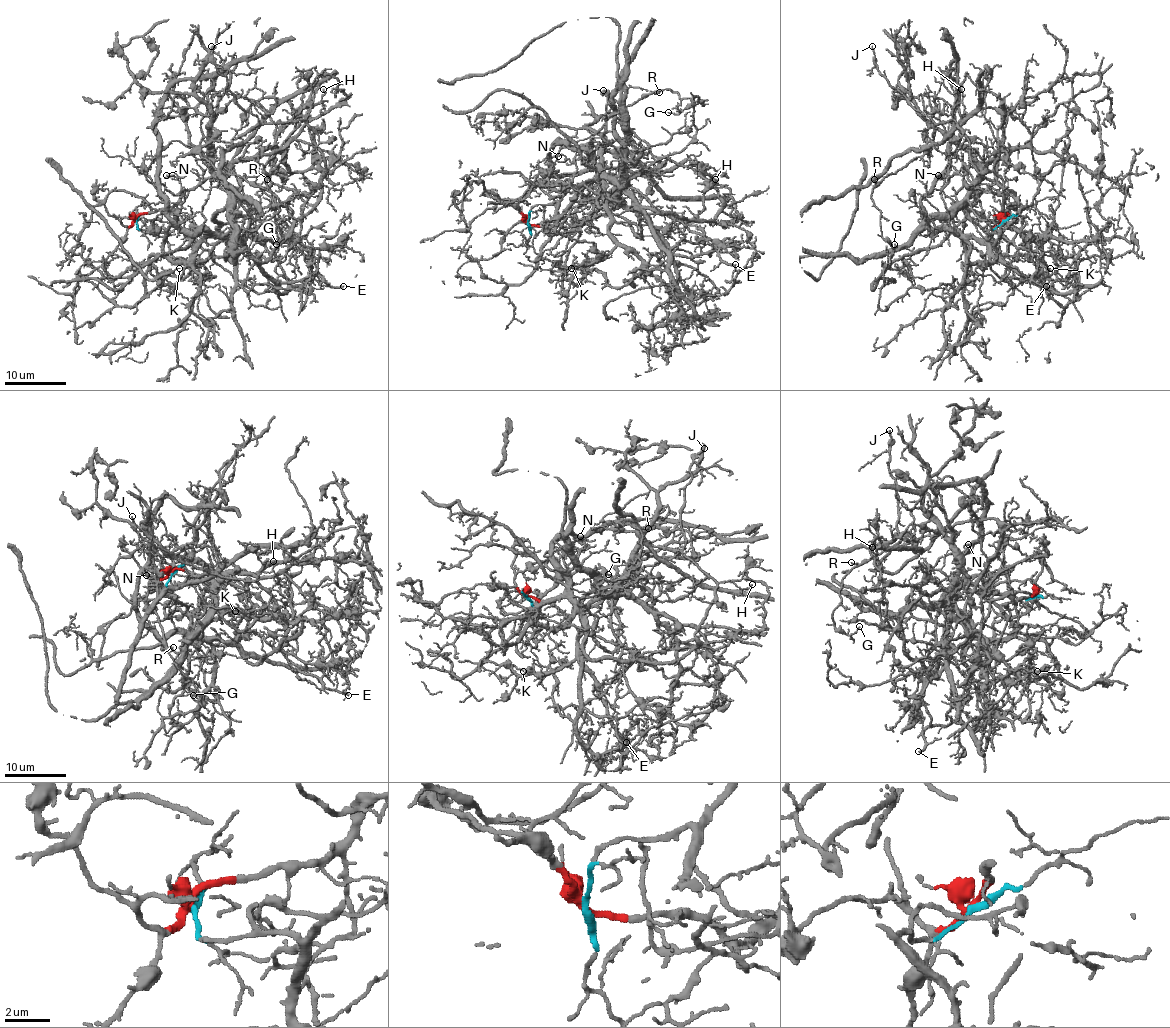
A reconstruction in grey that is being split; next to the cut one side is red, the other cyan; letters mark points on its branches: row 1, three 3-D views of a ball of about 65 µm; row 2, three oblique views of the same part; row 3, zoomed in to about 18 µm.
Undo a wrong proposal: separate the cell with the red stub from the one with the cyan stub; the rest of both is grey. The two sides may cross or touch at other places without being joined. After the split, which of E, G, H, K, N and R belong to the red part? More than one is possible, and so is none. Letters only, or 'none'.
G, K, R

